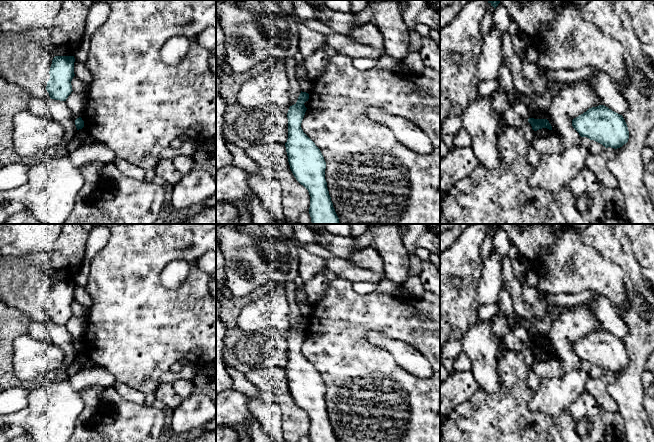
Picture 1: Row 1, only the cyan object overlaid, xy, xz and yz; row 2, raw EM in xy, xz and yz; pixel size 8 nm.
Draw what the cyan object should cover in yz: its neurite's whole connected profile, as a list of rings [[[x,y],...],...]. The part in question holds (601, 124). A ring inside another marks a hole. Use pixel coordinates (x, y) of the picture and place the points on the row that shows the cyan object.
[[[604,105],[589,108],[572,120],[572,126],[581,137],[594,140],[605,148],[620,148],[629,139],[623,116]]]

